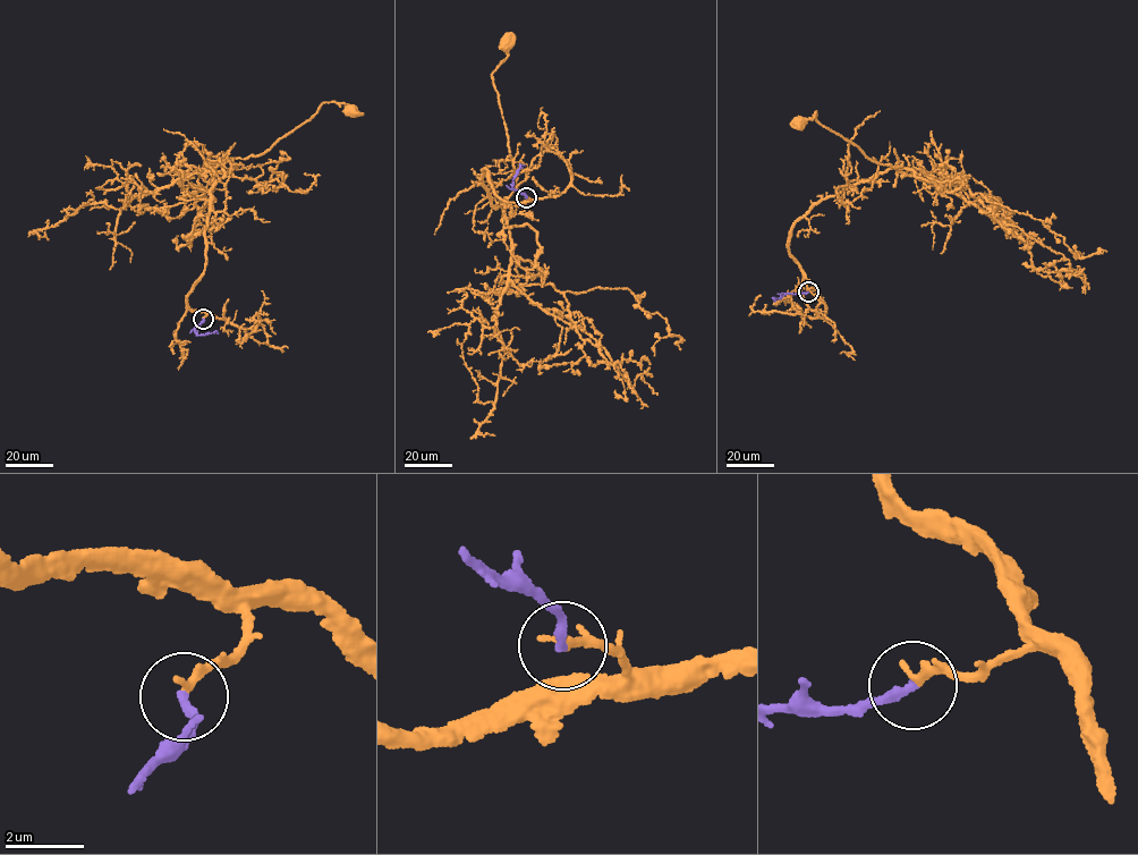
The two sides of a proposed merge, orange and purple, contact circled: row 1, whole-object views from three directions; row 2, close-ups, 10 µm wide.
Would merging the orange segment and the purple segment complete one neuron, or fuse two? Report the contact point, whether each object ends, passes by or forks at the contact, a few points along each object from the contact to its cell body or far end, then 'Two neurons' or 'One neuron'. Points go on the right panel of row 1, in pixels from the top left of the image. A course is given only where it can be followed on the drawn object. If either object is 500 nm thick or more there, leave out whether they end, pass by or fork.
Place: (808, 291). At the ring orange ends. At the ring purple ends. Course of orange: (808, 291), (790, 254), (792, 223), (902, 164), (871, 160), (816, 111), (798, 121). Course of purple: (808, 291), (788, 293), (773, 298), (774, 302). One neuron

